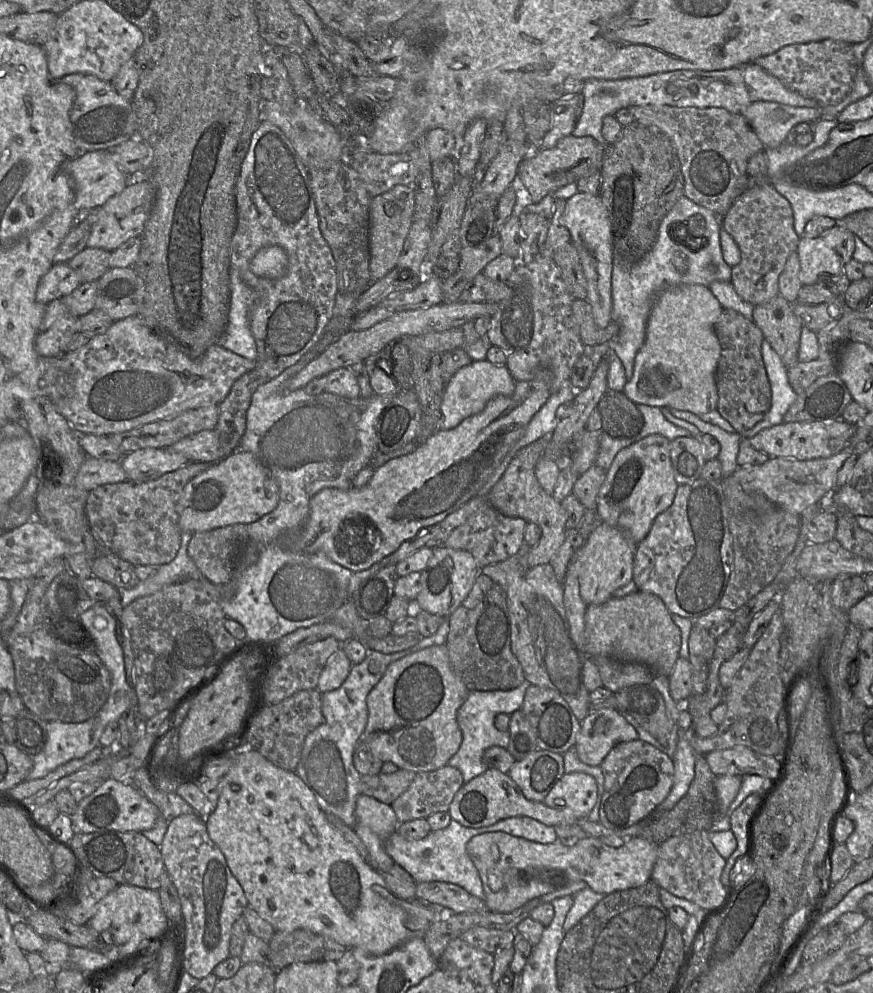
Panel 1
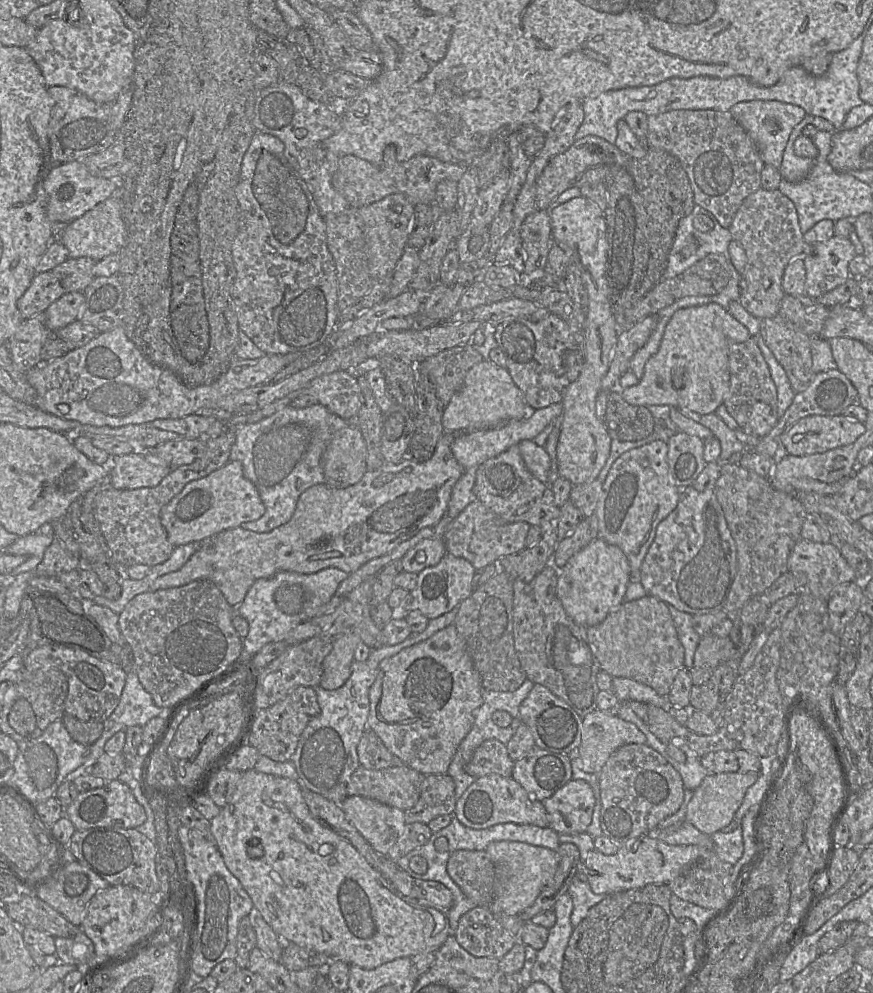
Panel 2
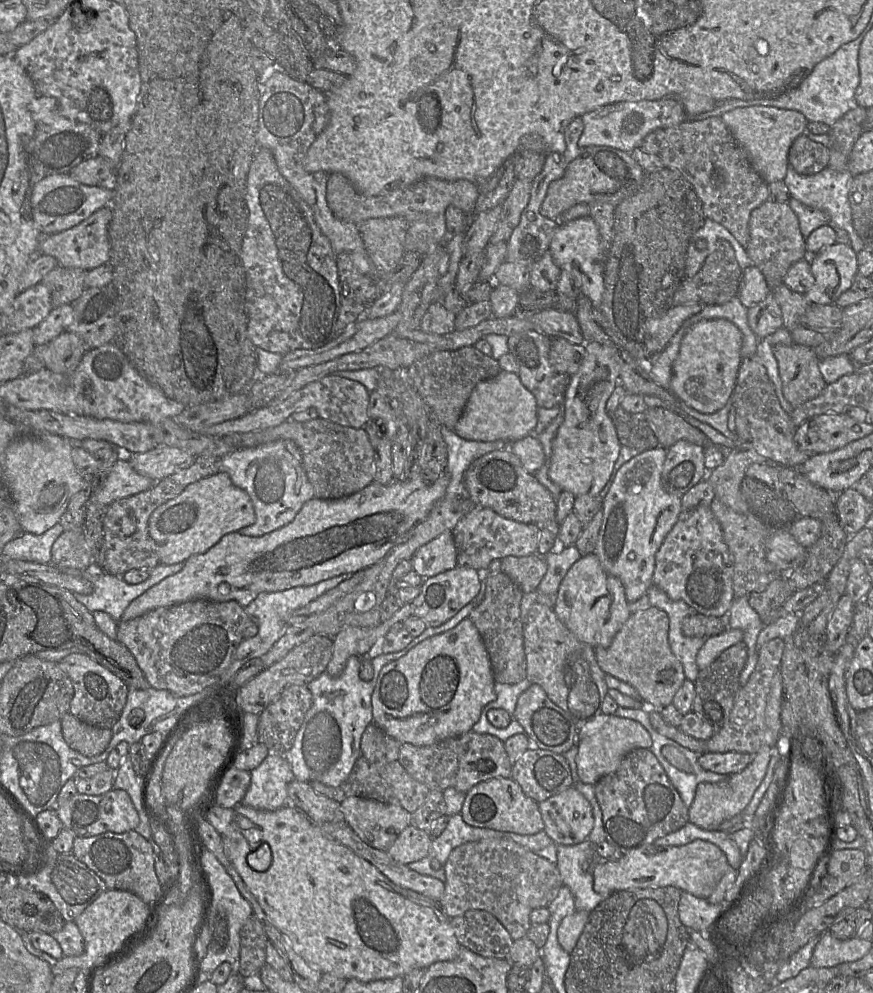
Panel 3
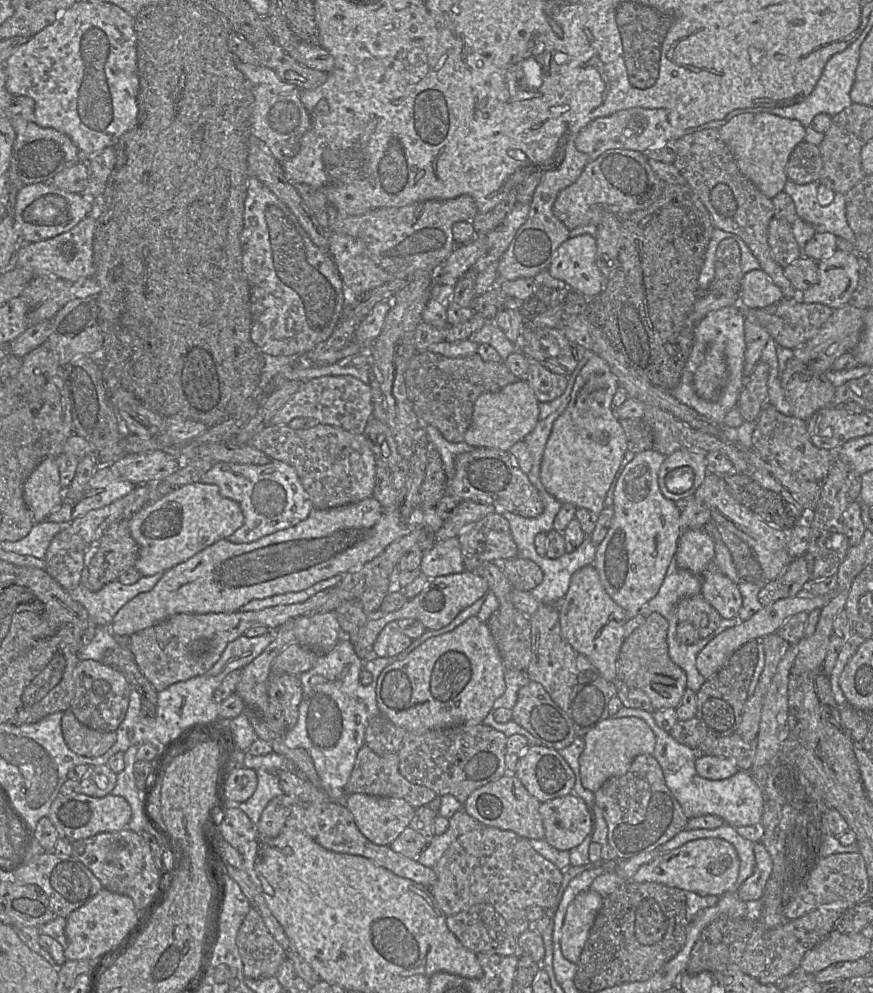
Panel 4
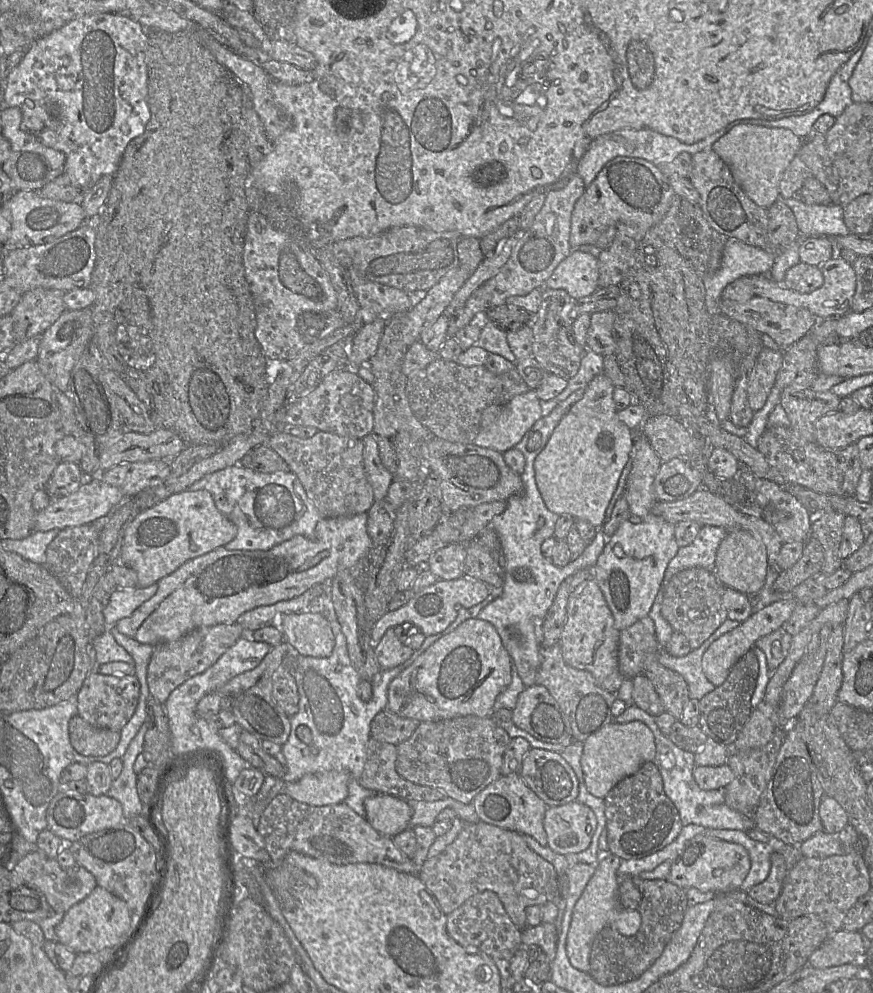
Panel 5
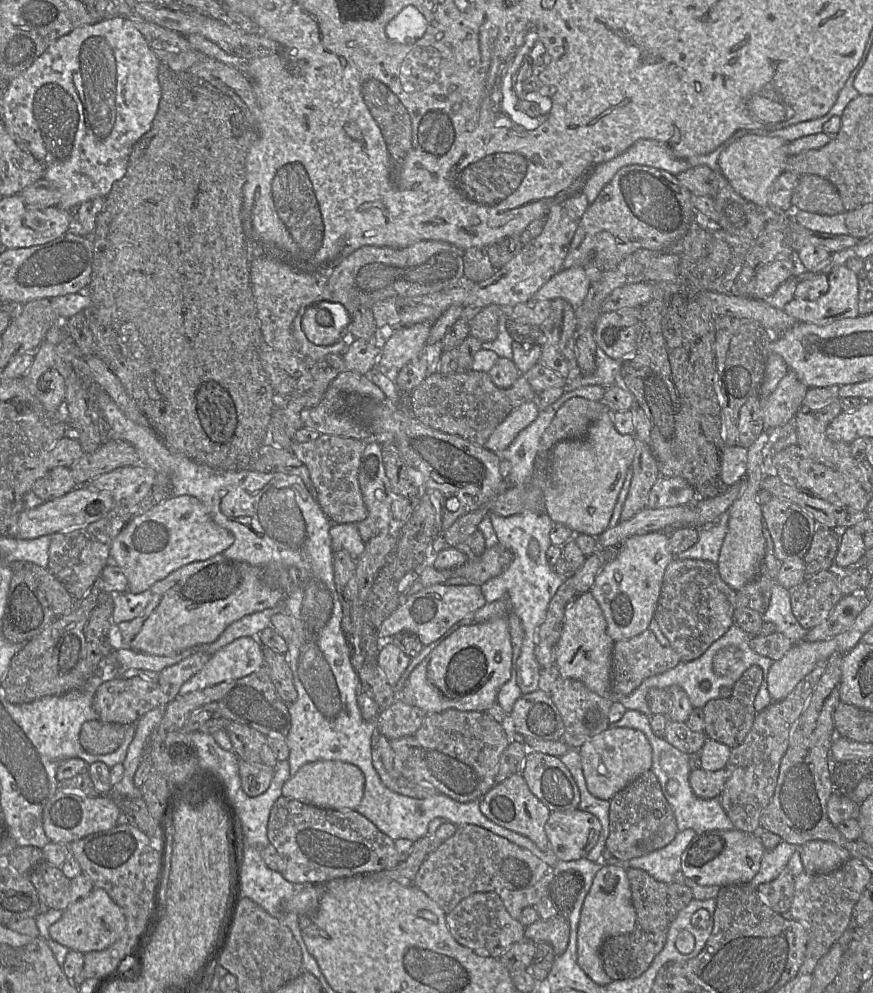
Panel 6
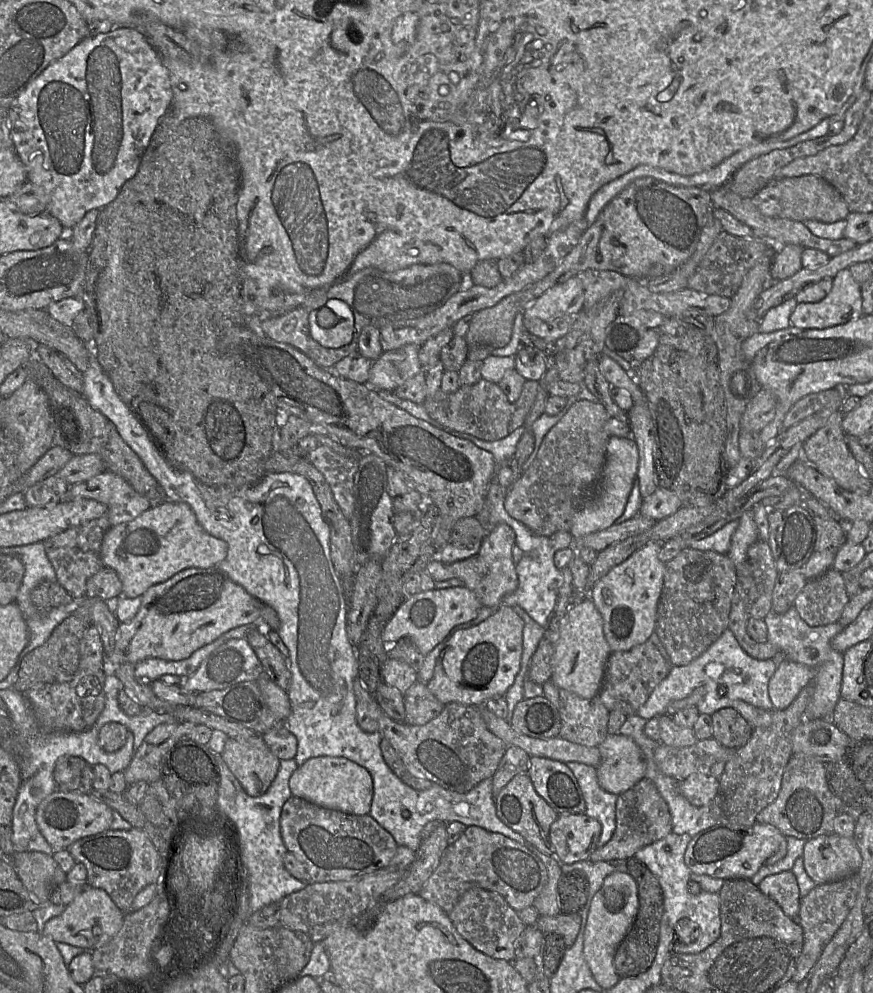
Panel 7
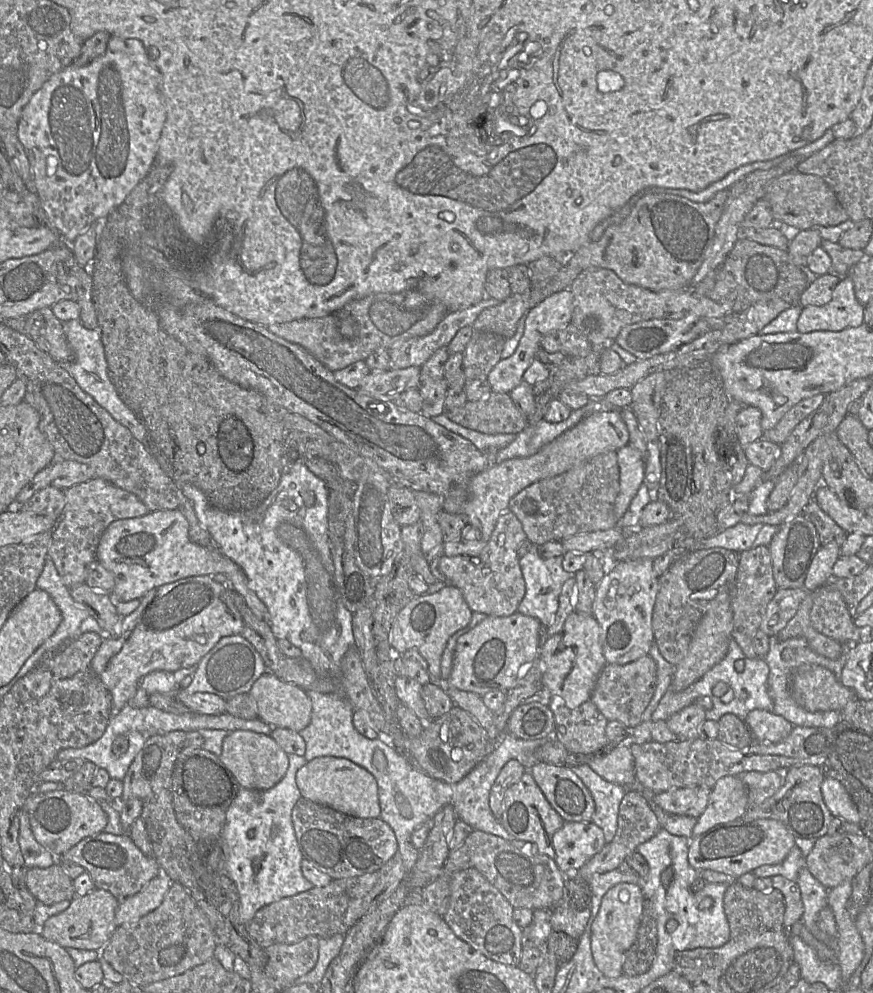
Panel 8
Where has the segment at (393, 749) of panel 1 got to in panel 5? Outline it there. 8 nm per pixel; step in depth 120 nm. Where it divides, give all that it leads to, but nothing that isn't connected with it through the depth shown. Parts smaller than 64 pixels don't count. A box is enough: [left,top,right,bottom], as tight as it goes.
[387,618,511,722]

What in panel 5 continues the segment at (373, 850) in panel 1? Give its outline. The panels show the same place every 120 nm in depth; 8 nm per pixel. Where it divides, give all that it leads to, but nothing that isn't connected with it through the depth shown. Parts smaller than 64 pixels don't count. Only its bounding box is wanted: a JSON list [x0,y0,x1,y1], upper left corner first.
[364,793,413,837]

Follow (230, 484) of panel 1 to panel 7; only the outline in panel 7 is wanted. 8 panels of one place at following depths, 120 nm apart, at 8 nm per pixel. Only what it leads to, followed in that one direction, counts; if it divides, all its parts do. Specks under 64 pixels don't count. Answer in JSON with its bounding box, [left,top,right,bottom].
[101,500,227,598]

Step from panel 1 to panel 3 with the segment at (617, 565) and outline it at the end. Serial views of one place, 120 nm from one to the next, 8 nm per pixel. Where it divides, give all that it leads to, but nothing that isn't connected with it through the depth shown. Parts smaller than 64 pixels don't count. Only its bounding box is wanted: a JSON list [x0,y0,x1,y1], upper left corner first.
[555,553,632,648]

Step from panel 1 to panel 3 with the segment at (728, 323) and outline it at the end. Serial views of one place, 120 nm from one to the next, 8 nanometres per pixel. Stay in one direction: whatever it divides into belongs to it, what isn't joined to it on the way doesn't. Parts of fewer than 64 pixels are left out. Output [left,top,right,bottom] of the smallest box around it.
[731,356,813,468]

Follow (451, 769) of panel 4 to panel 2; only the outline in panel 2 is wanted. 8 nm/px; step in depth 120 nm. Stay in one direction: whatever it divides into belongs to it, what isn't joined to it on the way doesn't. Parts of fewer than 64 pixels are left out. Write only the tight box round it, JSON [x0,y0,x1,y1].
[465,739,514,778]

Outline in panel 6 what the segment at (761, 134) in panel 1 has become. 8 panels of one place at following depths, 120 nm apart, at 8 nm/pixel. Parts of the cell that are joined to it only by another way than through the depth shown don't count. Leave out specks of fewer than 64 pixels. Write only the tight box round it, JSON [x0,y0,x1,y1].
[718,133,789,207]

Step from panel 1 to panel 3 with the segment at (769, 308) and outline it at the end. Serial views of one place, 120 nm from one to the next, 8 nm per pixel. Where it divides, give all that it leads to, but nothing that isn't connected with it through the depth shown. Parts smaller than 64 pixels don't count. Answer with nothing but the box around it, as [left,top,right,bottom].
[773,344,826,408]

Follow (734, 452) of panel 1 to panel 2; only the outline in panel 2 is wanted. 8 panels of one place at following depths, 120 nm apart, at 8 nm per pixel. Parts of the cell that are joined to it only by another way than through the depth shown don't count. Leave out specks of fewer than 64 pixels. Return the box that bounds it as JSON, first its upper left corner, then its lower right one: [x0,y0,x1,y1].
[679,409,746,463]

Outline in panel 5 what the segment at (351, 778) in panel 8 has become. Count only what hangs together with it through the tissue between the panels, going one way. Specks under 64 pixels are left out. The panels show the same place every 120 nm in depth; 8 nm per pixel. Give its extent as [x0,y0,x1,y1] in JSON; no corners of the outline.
[281,771,350,806]

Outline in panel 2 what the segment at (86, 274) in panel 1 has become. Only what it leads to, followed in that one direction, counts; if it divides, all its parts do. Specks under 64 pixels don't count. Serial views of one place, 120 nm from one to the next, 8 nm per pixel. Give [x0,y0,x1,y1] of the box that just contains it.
[51,257,95,294]

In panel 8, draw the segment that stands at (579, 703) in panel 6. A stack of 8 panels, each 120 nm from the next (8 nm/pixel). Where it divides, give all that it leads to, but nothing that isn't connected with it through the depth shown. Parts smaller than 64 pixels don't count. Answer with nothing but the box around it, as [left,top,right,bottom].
[549,695,609,754]

